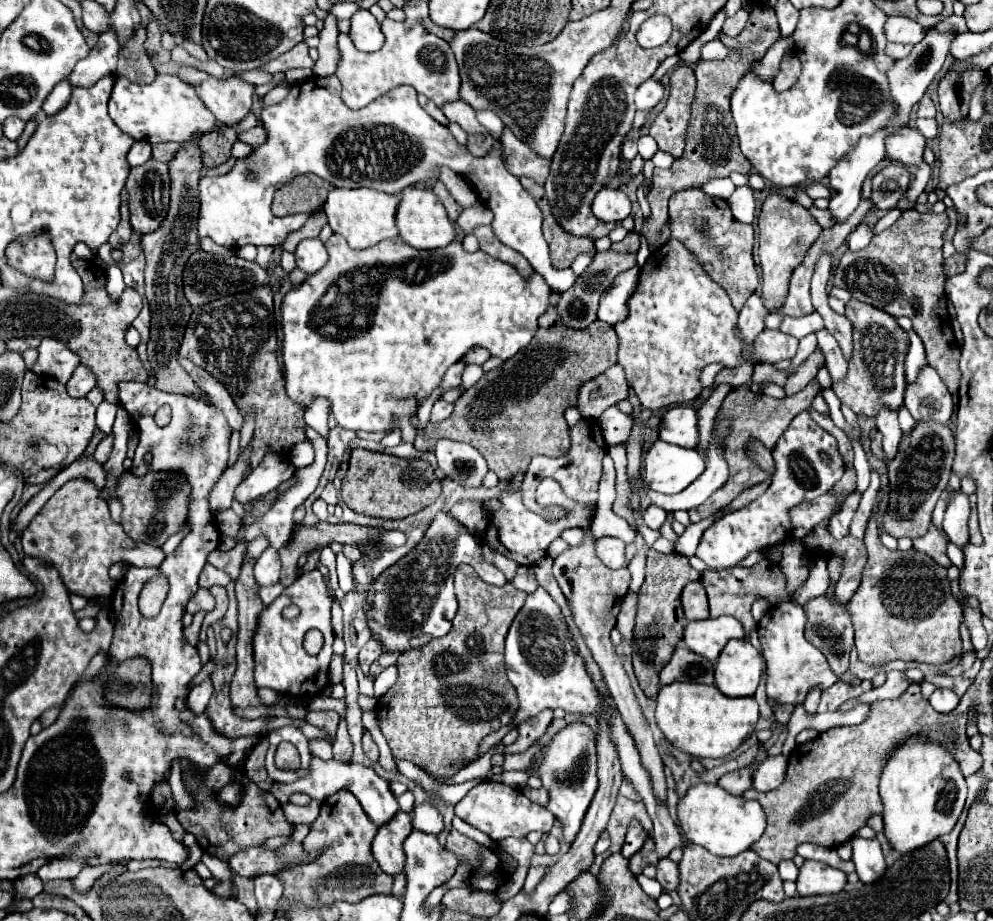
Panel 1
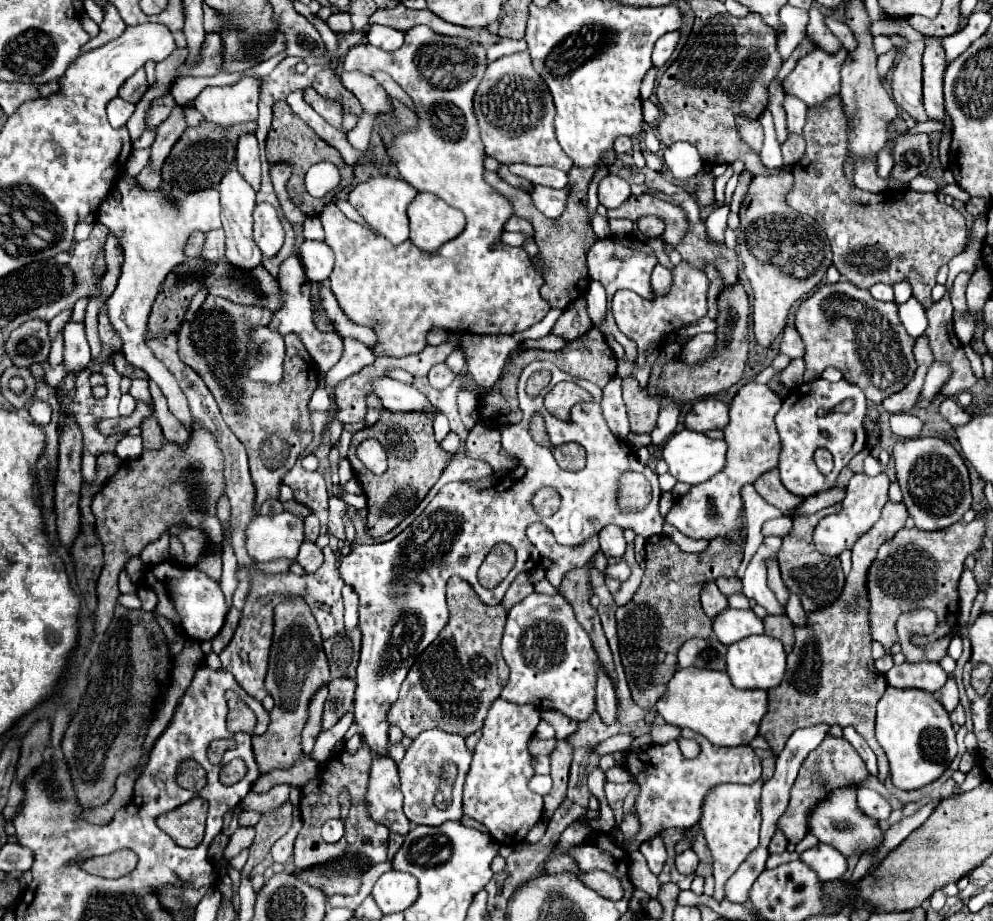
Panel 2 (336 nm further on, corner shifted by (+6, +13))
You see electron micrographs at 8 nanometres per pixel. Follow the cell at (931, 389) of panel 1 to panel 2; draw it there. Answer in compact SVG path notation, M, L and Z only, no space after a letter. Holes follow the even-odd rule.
M944 398L944 400L942 400L942 404L940 404L940 414L942 414L944 420L948 420L954 428L956 428L956 426L964 426L964 424L968 424L968 422L972 420L972 416L970 416L966 410L962 410L952 398Z

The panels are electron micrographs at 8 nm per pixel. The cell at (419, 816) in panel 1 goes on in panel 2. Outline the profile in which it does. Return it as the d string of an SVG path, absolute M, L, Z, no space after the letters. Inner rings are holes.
M438 728L434 730L424 730L416 740L410 742L406 748L406 756L398 764L400 770L400 790L404 794L404 814L408 814L412 824L428 824L428 826L440 826L448 820L460 820L462 818L462 784L466 778L466 772L470 770L472 754L464 744L464 738L458 734L442 732ZM444 760L450 760L458 766L458 780L454 784L454 798L452 804L446 806L444 810L438 810L432 800L436 796L436 782L442 772Z

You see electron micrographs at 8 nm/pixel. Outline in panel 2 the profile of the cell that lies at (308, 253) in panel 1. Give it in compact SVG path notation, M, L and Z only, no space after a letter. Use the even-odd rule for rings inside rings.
M306 240L300 246L298 256L300 256L300 262L302 262L310 282L324 282L330 276L332 264L334 264L334 254L330 252L330 248L324 242Z

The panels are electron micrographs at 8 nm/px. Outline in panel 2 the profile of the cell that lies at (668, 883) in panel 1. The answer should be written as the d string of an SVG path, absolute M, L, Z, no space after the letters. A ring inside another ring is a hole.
M686 850L686 852L676 856L676 870L682 872L682 874L692 874L692 872L696 872L698 862L700 860L698 860L696 852L694 850Z

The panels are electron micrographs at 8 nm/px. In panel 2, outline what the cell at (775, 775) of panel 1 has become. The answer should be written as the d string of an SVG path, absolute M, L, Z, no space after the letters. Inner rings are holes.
M684 728L680 736L694 738L700 744L700 754L696 758L684 758L678 748L678 740L670 740L666 744L650 744L646 750L640 752L630 750L624 758L622 768L626 768L630 778L640 786L634 804L636 816L640 820L640 832L634 838L622 842L622 848L626 848L628 852L638 850L640 844L652 840L654 836L660 836L660 832L668 828L692 828L694 824L698 824L702 816L702 804L710 788L726 782L754 784L762 776L760 758L750 746L714 746L702 734L688 728Z

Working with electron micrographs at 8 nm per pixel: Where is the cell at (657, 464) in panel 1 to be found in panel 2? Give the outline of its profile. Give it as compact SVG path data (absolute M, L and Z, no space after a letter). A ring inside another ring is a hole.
M682 430L664 444L662 458L668 462L670 474L678 482L686 482L686 484L694 486L694 484L702 484L702 482L710 480L726 466L726 452L728 452L726 440L714 440L714 438L708 438L706 434L700 434L694 430Z

